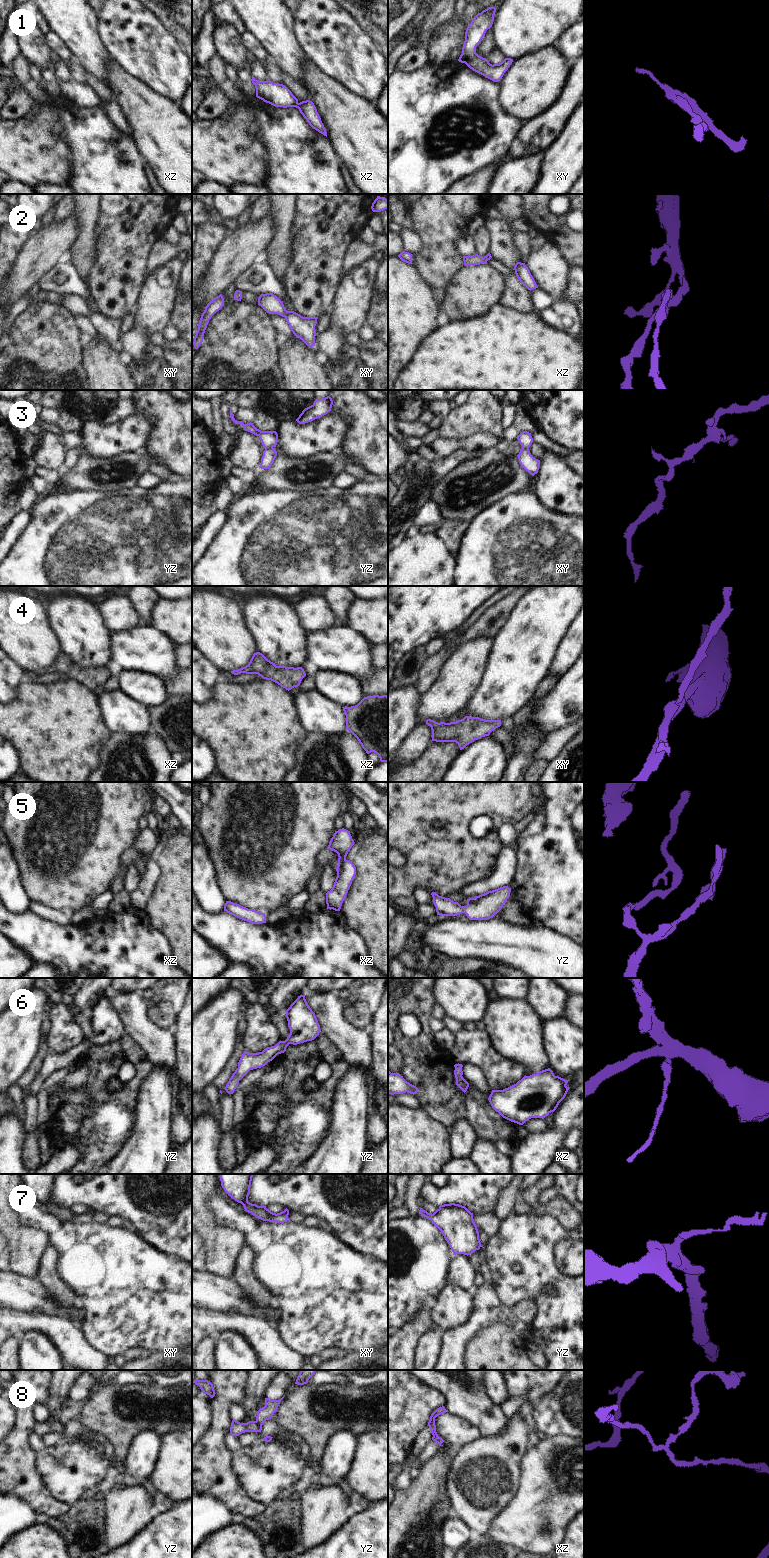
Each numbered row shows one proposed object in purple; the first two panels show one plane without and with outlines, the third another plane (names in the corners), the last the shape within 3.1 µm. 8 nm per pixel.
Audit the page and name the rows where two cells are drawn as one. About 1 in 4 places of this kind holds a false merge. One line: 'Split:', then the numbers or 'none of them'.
Split: 3, 8

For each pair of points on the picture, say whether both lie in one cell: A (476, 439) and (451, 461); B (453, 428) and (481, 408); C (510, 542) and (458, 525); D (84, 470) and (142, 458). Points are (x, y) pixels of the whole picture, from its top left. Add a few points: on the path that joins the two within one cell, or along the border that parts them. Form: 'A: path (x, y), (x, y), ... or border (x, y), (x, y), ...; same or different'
A: border (471, 452), (463, 448), (456, 448), (443, 457); different
B: path (460, 422), (474, 415); same
C: border (469, 521), (469, 525), (462, 535), (457, 550); different
D: path (98, 465), (109, 465), (118, 461), (128, 460); same

